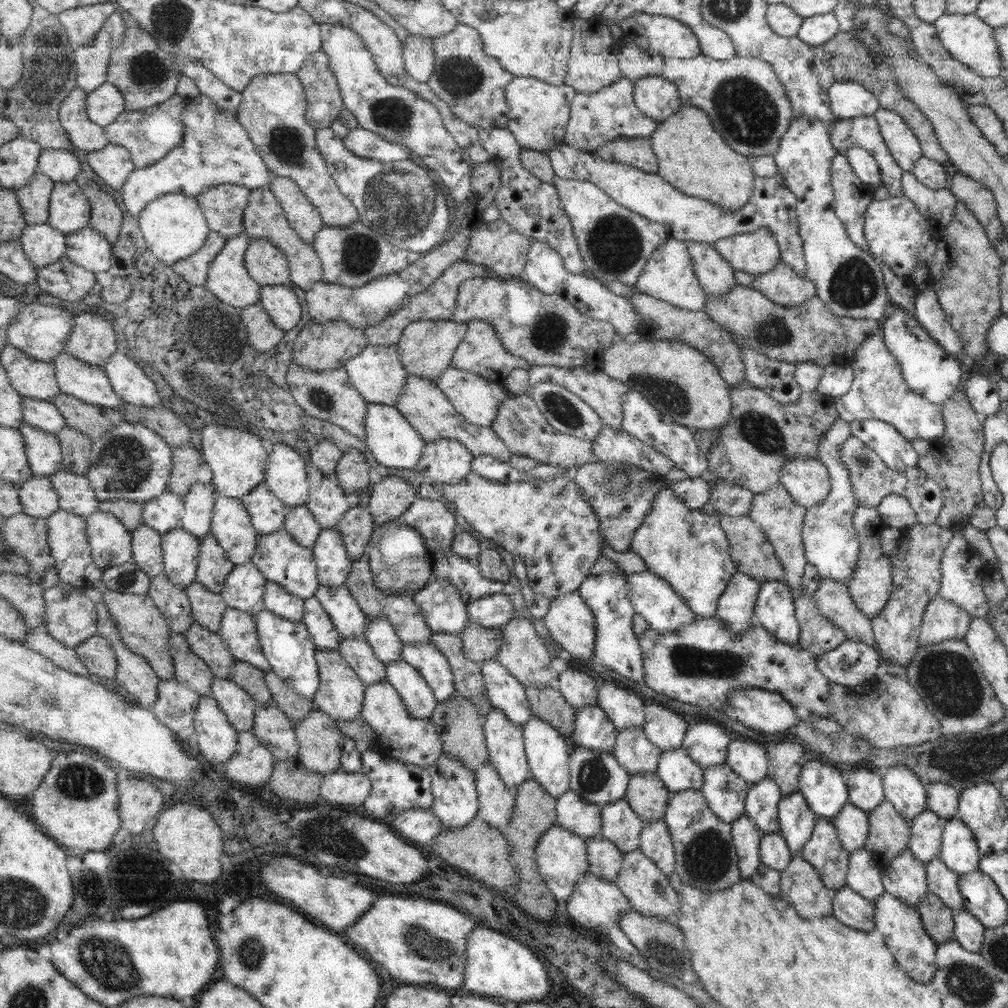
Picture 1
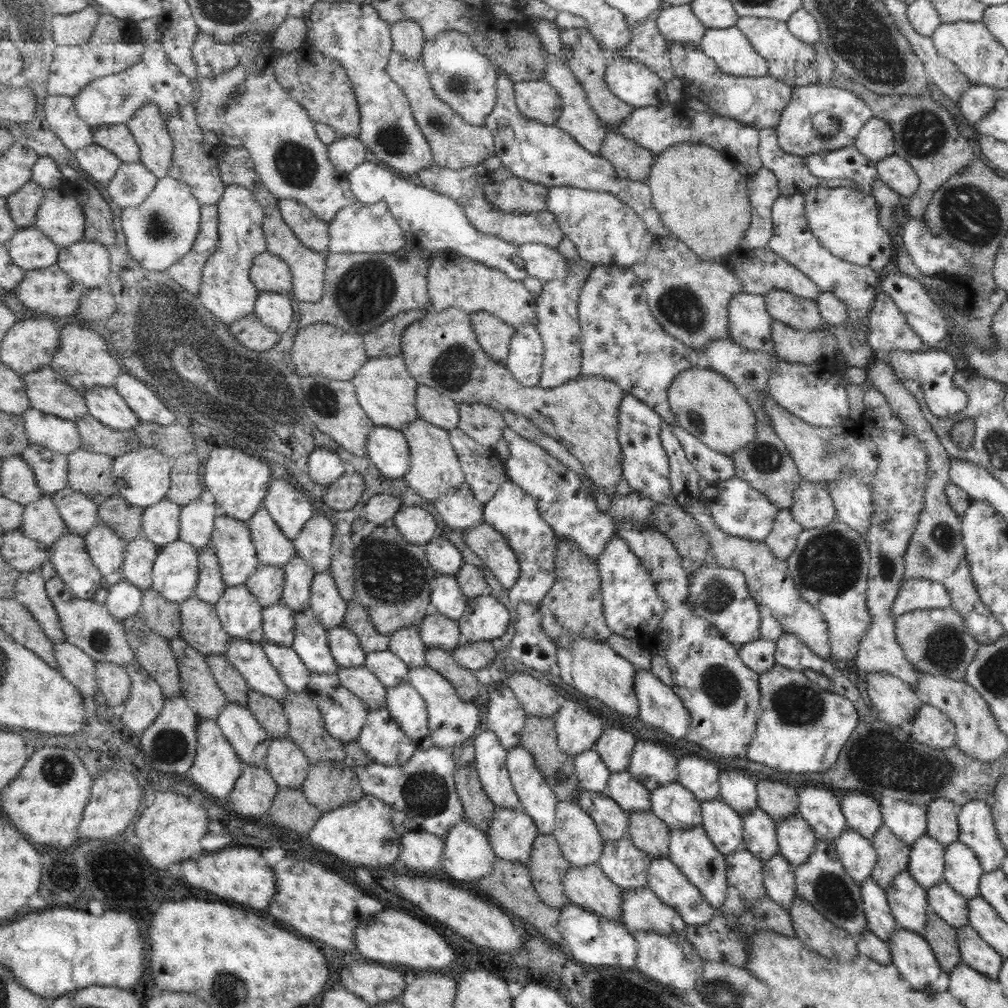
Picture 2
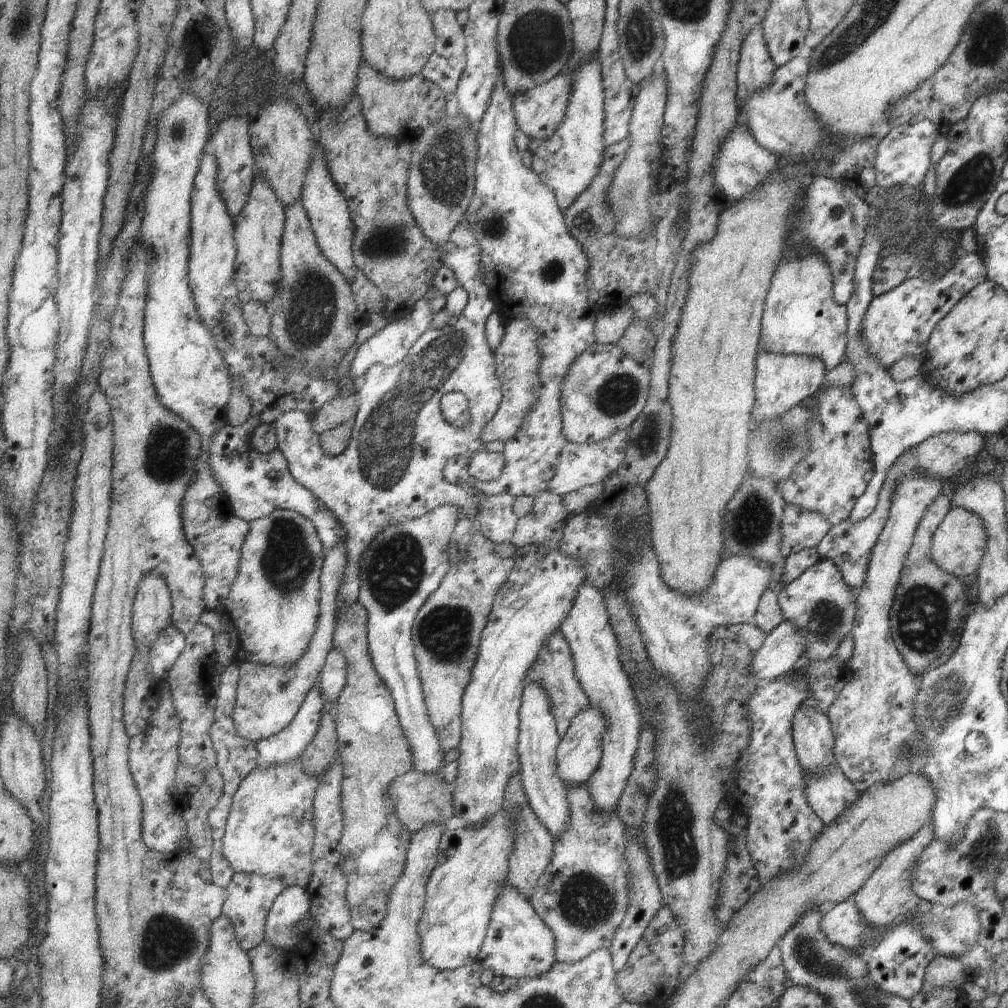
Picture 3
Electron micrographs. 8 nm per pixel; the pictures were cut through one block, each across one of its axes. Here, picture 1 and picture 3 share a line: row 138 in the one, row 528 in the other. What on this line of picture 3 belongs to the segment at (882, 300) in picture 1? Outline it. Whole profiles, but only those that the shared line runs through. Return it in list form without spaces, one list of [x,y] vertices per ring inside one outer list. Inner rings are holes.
[[[785,504],[780,520],[780,555],[785,559],[803,549],[814,551],[829,527],[819,513]]]

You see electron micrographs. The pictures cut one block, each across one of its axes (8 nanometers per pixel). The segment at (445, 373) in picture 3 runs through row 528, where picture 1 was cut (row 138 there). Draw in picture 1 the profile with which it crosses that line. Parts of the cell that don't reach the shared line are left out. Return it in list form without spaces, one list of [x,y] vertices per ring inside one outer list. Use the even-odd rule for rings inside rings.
[[[355,127],[343,140],[361,158],[379,162],[397,162],[413,158],[412,150],[408,146],[389,142],[384,136],[363,127]]]

